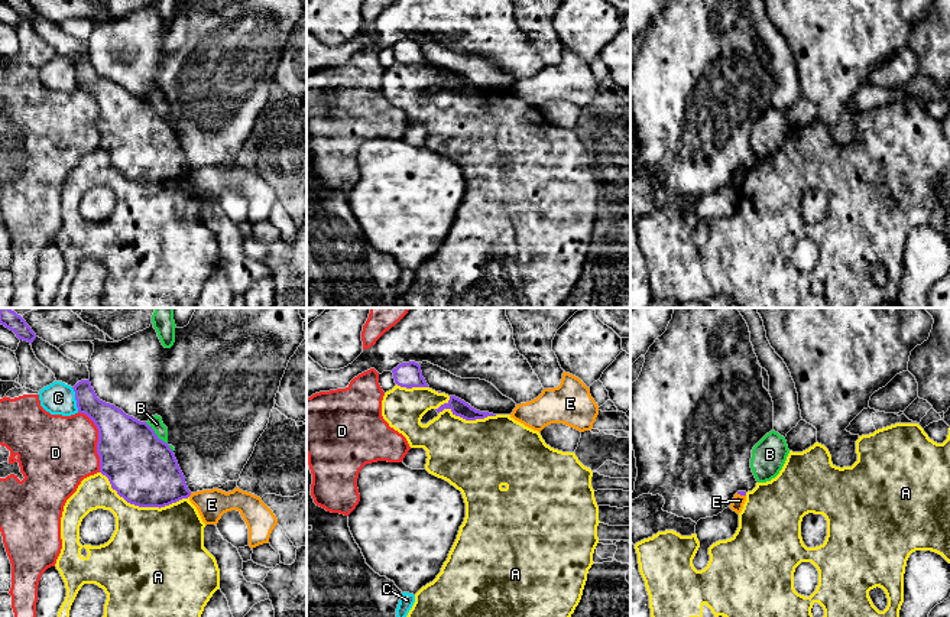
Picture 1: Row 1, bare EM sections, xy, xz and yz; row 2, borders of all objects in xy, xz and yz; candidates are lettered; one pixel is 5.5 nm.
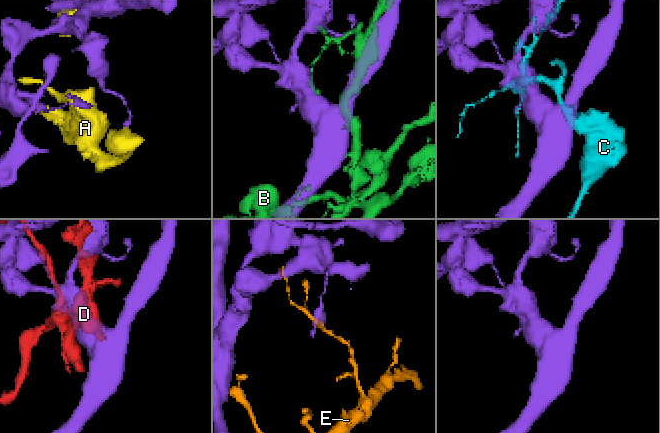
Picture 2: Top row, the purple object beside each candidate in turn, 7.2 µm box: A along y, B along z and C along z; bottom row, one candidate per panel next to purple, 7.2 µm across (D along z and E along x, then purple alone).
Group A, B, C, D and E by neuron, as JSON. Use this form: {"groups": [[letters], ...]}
{"groups": [["A"], ["B"], ["C"], ["D"], ["E"]]}

